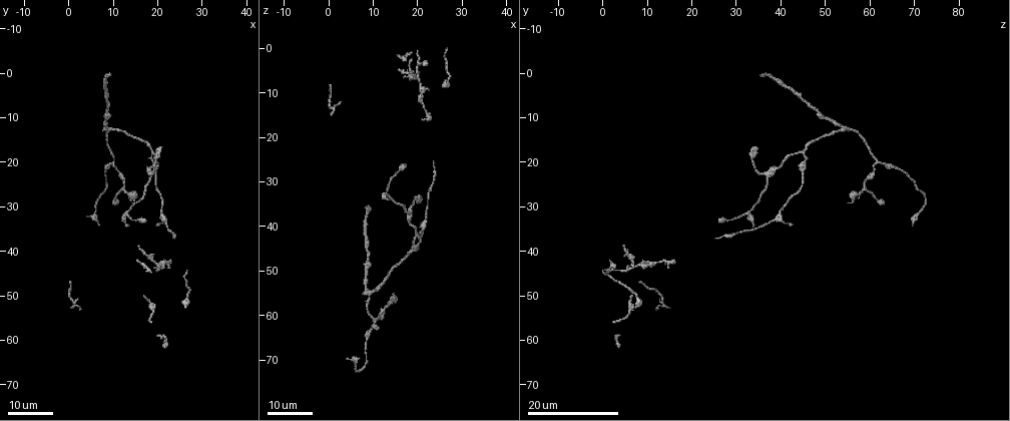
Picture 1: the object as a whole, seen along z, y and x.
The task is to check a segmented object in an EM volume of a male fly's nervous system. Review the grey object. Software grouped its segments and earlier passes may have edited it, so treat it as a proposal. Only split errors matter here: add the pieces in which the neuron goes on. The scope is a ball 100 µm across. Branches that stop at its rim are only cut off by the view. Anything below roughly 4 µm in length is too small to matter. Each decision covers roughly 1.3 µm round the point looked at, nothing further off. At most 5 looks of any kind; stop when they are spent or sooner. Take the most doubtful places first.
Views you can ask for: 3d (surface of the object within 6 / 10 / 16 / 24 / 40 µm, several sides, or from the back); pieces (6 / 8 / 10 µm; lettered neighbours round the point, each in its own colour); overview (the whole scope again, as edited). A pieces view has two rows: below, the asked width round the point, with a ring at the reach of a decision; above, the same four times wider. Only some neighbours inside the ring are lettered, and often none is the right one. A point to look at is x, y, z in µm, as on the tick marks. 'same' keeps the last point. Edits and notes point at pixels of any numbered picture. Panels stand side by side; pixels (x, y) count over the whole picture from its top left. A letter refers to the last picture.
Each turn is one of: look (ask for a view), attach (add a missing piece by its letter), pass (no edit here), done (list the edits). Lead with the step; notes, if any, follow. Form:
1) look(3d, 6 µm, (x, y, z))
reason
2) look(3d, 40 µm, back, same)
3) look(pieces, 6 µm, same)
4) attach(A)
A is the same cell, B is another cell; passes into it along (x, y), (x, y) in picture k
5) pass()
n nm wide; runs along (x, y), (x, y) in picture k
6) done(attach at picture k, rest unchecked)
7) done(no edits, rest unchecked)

look(3d, 24 µm, (26.5, 52.5, 7.5))
long arm stops here

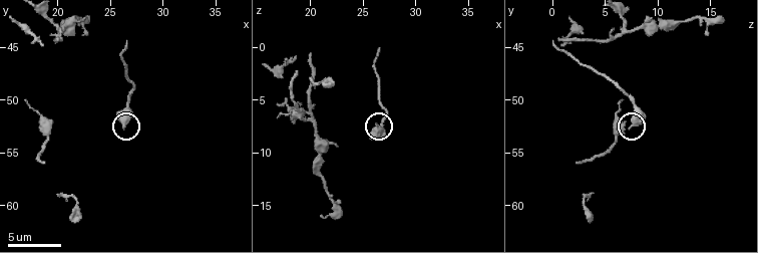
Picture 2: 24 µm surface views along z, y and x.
look(pieces, 10 µm, (26.4, 52.6, 7.4))

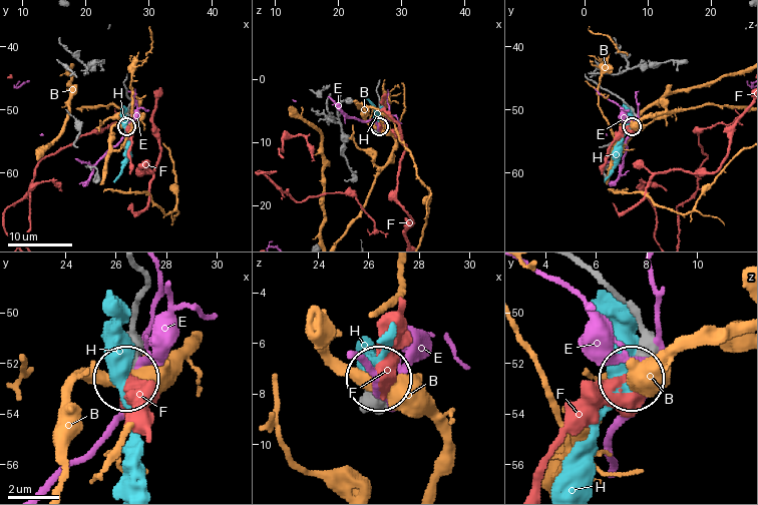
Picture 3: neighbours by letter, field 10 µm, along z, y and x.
pass()
250 nm wide; B, E, F and H are other cells; no lettered piece goes on from it

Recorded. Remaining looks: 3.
look(3d, 16 µm, (0.5, 52.5, 15.0))
branch stops here

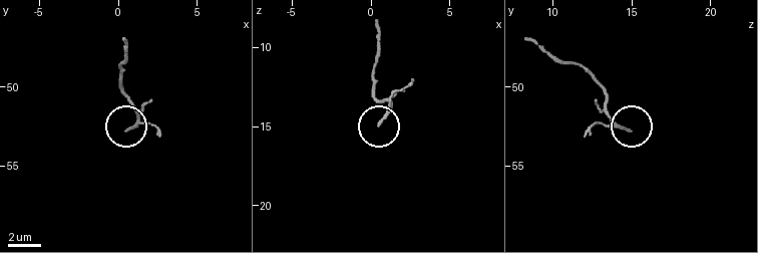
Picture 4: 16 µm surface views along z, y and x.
look(pieces, 6 µm, (0.6, 52.8, 14.9))

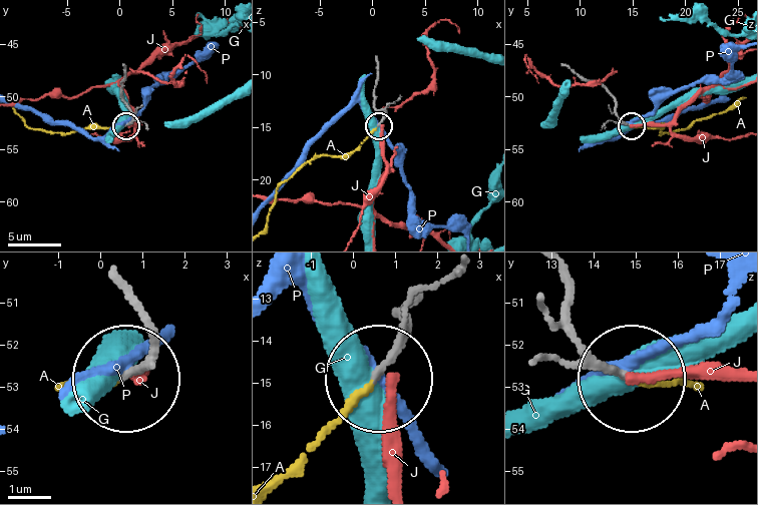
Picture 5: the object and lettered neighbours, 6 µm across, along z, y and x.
attach(A)
140 nm wide; A is the same cell, G, J and P are other cells; passes into it along (371, 387), (278, 473) in picture 5; the neuron continues

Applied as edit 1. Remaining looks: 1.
done(attach at picture 5, rest unchecked)

